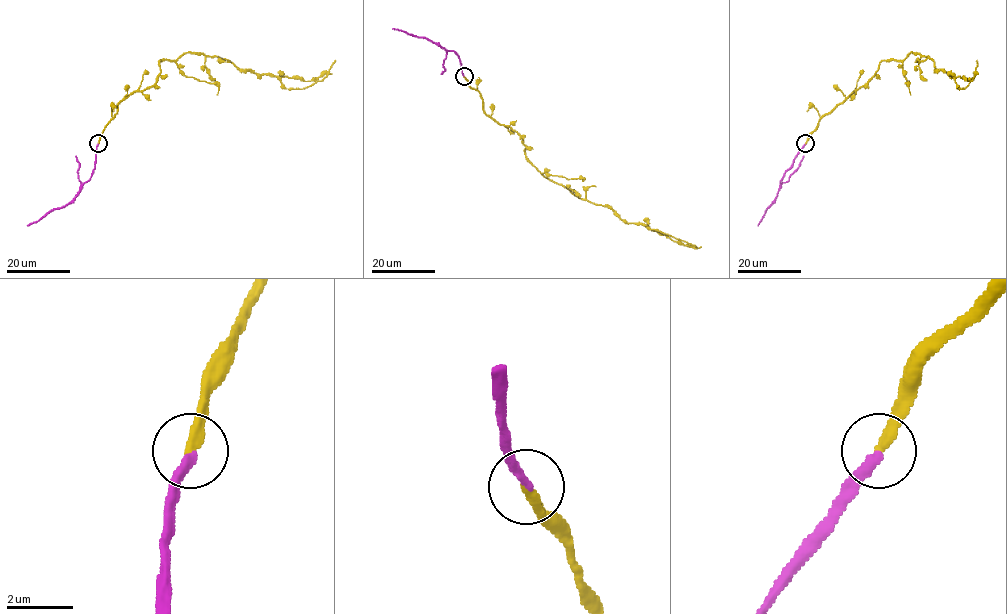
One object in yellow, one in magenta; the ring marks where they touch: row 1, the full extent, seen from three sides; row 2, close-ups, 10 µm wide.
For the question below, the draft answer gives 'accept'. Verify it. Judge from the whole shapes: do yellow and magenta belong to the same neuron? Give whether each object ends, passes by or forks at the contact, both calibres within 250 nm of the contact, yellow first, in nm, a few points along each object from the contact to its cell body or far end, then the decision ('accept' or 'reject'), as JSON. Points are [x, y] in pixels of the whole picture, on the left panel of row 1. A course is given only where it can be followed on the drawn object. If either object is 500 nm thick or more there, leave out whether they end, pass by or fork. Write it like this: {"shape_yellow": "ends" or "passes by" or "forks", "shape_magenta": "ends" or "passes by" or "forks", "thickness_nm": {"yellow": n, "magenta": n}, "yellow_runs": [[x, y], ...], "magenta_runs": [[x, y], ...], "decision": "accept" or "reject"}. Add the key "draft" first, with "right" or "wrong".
{"draft": "right", "shape_yellow": "ends", "shape_magenta": "ends", "thickness_nm": {"yellow": 280, "magenta": 260}, "yellow_runs": [[98, 143], [117, 106], [155, 82], [160, 61], [203, 53], [254, 72], [304, 81], [322, 76], [335, 60]], "magenta_runs": [[98, 143], [95, 168], [81, 191], [67, 204], [51, 209], [27, 226]], "decision": "accept"}

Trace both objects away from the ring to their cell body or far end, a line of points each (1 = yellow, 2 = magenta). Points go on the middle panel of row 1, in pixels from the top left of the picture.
1: (464, 76), (484, 112), (515, 130), (526, 157), (546, 177), (626, 222), (700, 247)
2: (464, 76), (461, 61), (453, 51), (392, 28)

